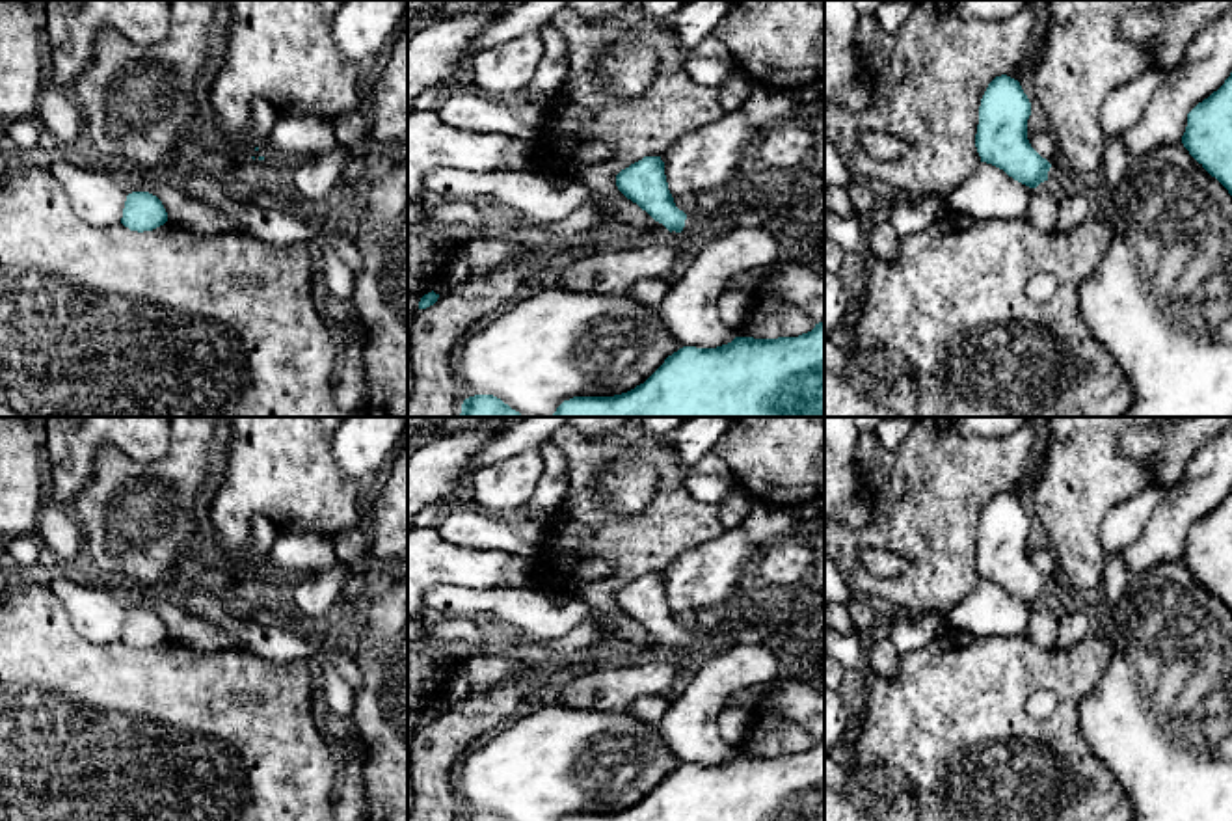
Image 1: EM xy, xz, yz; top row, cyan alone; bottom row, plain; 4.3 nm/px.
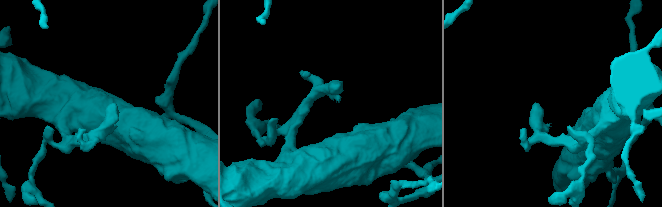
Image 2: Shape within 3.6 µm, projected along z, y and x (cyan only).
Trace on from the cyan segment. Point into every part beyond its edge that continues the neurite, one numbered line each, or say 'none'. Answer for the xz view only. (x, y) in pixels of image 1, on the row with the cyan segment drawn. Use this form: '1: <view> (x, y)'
1: xz (691, 222)

